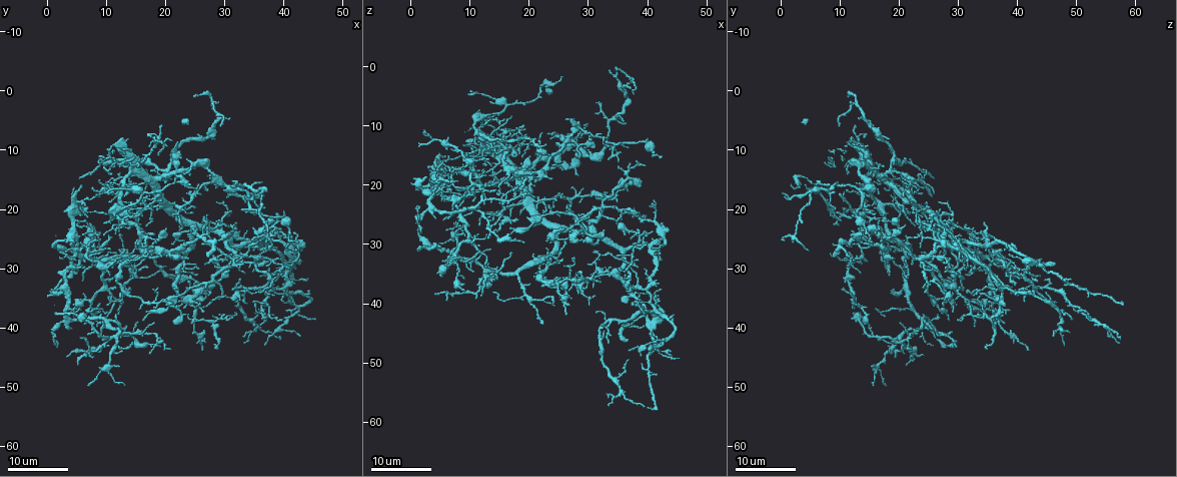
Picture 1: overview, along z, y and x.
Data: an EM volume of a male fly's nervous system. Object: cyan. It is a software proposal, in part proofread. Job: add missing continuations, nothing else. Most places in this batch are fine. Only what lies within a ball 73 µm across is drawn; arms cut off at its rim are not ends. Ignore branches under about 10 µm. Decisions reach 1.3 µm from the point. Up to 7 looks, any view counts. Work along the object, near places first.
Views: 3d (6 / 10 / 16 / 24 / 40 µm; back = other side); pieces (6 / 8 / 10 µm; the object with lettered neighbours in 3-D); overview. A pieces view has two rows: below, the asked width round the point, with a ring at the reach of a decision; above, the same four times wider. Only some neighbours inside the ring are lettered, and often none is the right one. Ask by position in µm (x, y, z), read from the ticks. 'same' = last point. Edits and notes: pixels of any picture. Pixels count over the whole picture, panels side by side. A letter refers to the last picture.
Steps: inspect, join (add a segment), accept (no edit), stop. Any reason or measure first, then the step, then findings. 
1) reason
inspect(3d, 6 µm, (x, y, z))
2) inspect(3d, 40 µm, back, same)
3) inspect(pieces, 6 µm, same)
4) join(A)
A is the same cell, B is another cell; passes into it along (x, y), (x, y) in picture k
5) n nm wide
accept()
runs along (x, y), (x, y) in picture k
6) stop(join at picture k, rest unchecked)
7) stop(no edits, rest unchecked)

thin end
inspect(3d, 16 µm, (35.0, 25.5, 17.0))

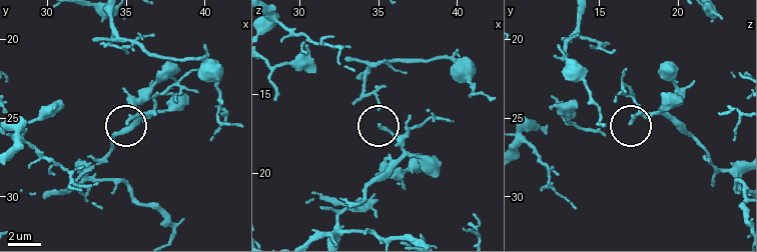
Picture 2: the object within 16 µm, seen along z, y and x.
inspect(3d, 6 µm, (35.1, 25.2, 17.1))

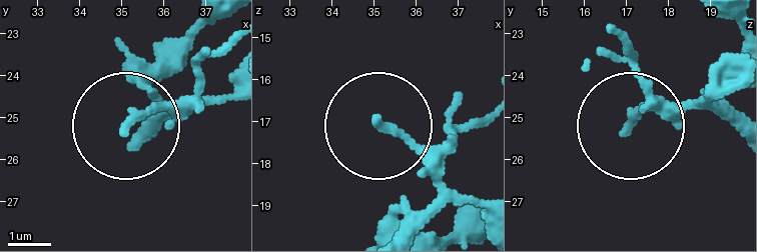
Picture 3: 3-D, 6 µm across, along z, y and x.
see the neighbours
inspect(pieces, 10 µm, (35.10, 25.20, 17.00))

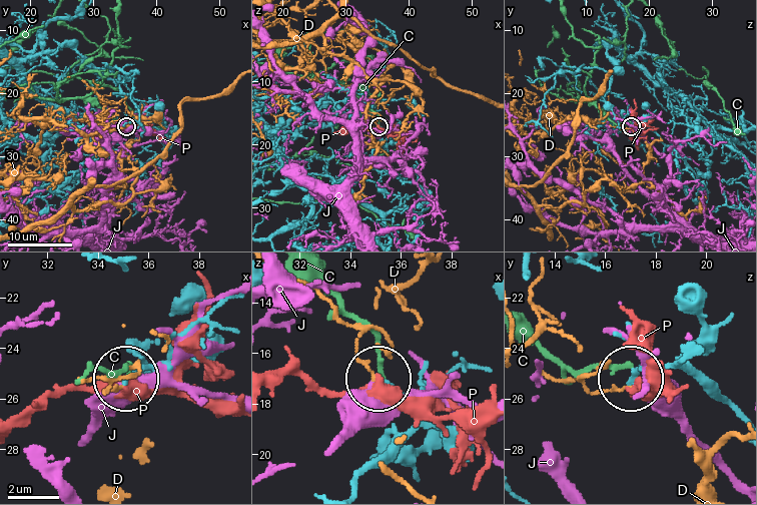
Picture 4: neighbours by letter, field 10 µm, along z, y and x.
accept()
C, D, J and P are other cells; none of them fits

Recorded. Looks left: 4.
free end
inspect(3d, 24 µm, (17.5, 26.5, 15.0))

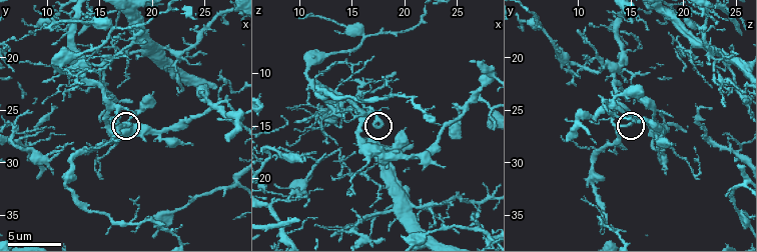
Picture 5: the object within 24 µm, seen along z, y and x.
inspect(pieces, 6 µm, (17.8, 26.4, 15.0))

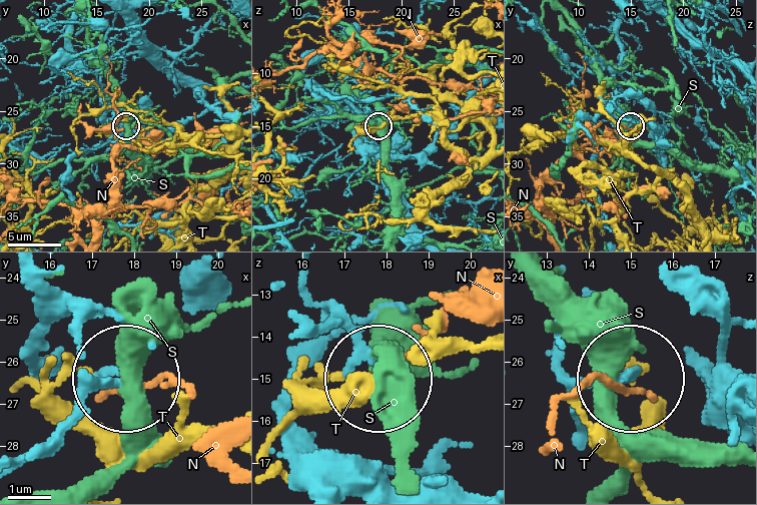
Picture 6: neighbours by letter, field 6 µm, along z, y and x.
accept()
N, S and T are other cells; none of them fits

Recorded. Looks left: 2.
branch stops here
inspect(pieces, 8 µm, (13.0, 17.6, 25.4))

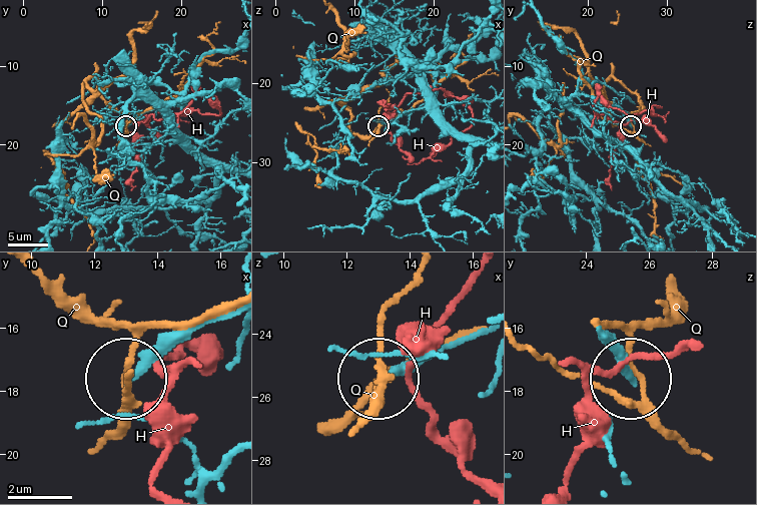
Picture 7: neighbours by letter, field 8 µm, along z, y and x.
accept()
H and Q are other cells; runs along (602, 329), (629, 378) in picture 7; no lettered segment goes on from it

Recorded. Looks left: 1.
stop(no edits, rest unchecked)

